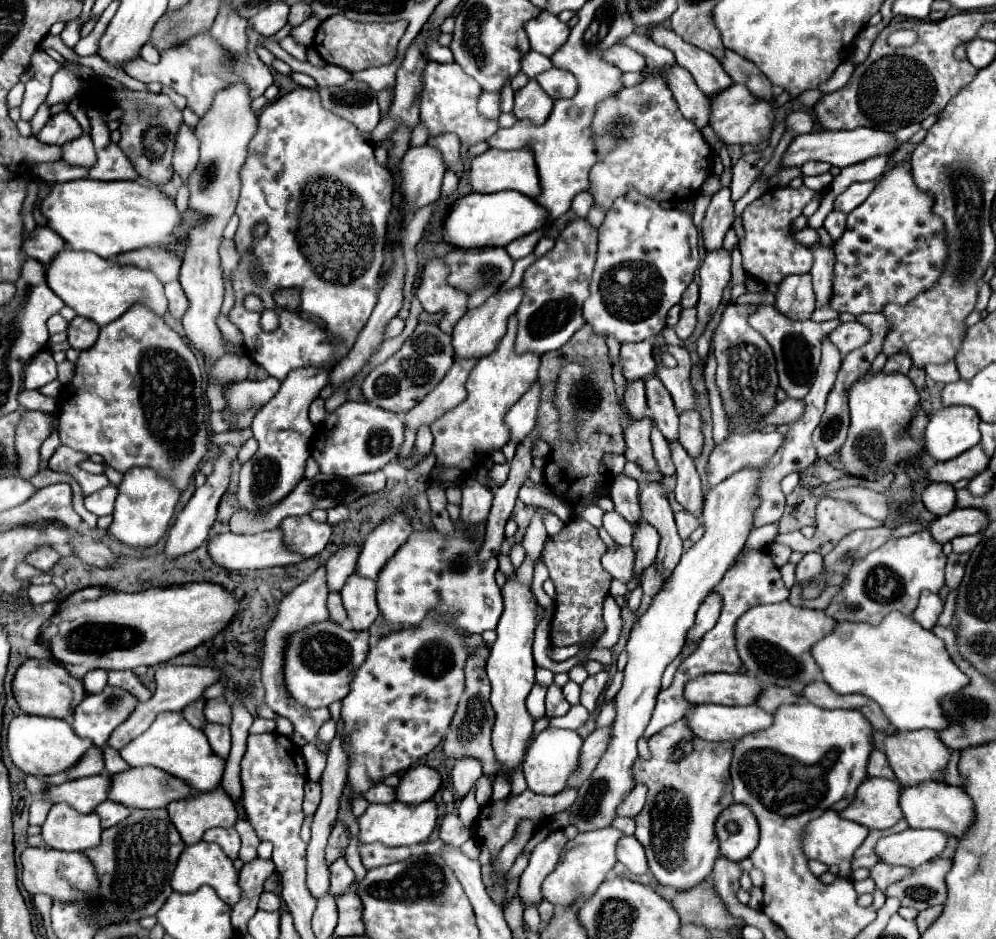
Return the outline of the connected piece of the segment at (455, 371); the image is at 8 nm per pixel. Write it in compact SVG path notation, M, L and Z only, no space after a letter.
M456 360L448 370L444 380L420 402L416 408L408 410L404 416L404 426L418 430L420 426L430 426L436 418L448 412L448 408L458 406L466 398L466 378L474 368L474 360Z

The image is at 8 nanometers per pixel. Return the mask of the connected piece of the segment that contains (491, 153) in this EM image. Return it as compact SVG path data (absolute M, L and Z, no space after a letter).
M528 146L520 148L520 150L510 150L510 152L488 148L484 154L476 156L470 162L468 174L470 174L470 184L472 184L474 192L516 190L516 192L522 192L530 198L536 198L542 192L540 178L538 178L538 168L536 168L536 162L534 162L534 154Z

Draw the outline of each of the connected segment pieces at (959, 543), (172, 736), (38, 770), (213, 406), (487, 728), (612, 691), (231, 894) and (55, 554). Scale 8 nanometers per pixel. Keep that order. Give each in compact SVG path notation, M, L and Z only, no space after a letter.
M974 534L974 536L956 536L952 540L952 546L954 546L956 554L964 554L964 552L974 550L978 542L980 542L980 534Z
M162 712L156 716L152 726L140 734L128 748L120 750L120 756L130 764L130 766L158 766L160 770L166 770L168 774L176 778L184 778L194 790L198 792L210 792L220 786L224 766L226 762L220 760L220 756L214 754L210 748L206 736L202 730L192 728L182 714L176 712Z
M16 716L8 726L8 750L14 764L32 776L48 776L58 774L74 764L92 748L90 740L84 740L72 732L72 726L66 720L58 718L42 718L42 716Z
M222 382L222 384L210 384L210 386L208 386L208 390L206 390L208 406L210 406L210 410L212 410L212 412L216 412L216 410L222 410L222 408L224 408L224 404L226 404L226 400L224 400L224 394L222 394L222 388L224 388L224 384L226 384L226 382Z
M480 644L480 646L474 648L474 652L466 660L466 668L464 668L464 672L466 672L466 690L464 690L460 702L458 702L458 710L456 710L454 720L452 720L452 724L448 728L448 734L444 738L442 752L444 752L446 758L452 758L452 760L462 760L462 758L472 756L474 760L482 762L484 774L492 776L500 770L500 764L494 758L492 742L490 742L496 714L494 714L492 704L490 704L490 682L488 682L488 676L486 676L488 654L490 654L490 646Z
M617 672L605 691L605 703L609 702L622 686L623 672Z
M198 842L194 846L186 846L180 854L180 860L176 864L176 870L172 874L172 888L176 892L182 892L182 888L200 888L202 884L208 884L216 890L216 894L228 904L236 904L240 900L240 886L238 886L238 872L234 870L232 860L222 852L218 844L210 842Z
M38 548L36 552L30 552L28 554L28 560L26 562L32 564L34 568L40 568L40 570L48 572L48 570L54 568L54 564L60 558L62 558L62 554L58 550L54 550L54 548Z

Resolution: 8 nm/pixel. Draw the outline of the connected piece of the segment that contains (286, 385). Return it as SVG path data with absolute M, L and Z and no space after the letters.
M316 366L292 370L282 382L278 394L254 414L250 428L260 448L256 458L246 462L240 470L238 500L242 508L254 512L256 508L268 508L268 504L274 504L276 500L288 496L288 492L292 492L292 488L304 478L304 466L312 452L312 438L316 432L314 424L308 418L308 408L312 400L320 394L320 390L328 384L330 372L330 368L318 370Z

